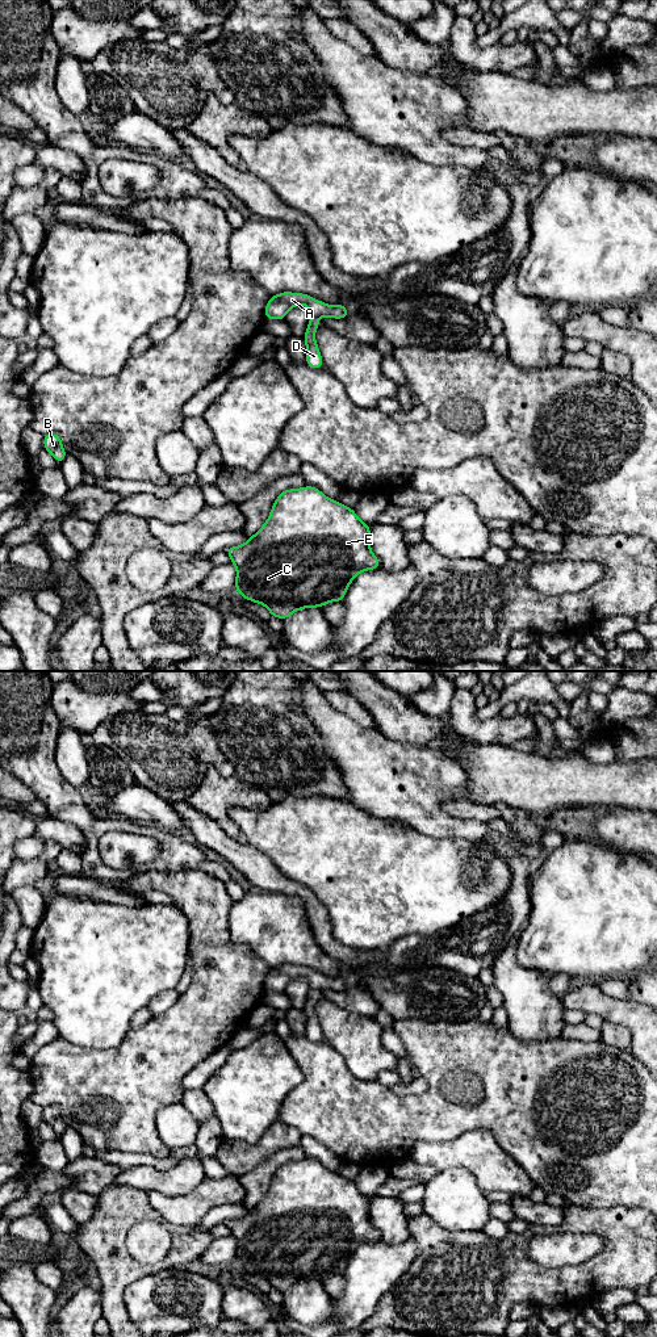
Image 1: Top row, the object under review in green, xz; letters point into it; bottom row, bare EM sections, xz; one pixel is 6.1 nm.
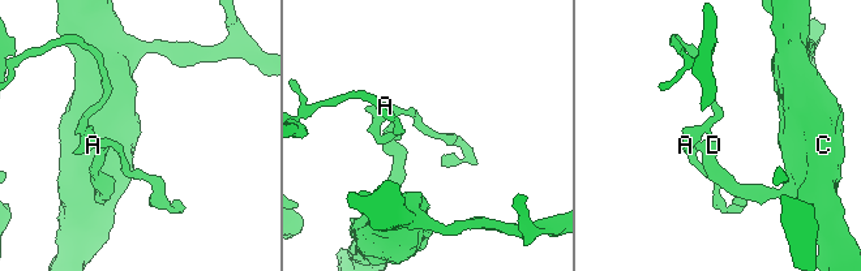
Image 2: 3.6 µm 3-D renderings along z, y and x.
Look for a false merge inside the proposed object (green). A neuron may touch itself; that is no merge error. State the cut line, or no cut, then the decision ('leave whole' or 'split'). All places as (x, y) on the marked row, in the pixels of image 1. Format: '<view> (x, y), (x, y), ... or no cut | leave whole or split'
xz (312, 317), (317, 319) | split

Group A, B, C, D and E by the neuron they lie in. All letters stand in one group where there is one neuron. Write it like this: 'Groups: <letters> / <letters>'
Groups: A B / C D E

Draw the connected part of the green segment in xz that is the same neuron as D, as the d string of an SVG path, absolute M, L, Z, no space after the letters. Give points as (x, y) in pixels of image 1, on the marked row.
M311 318L307 323L306 332L304 335L304 340L306 344L306 365L311 369L323 368L323 360L314 336L318 327L319 327L318 319Z

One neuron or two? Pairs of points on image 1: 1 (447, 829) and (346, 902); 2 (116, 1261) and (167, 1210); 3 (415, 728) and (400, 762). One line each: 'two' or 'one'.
1: two
2: two
3: two

